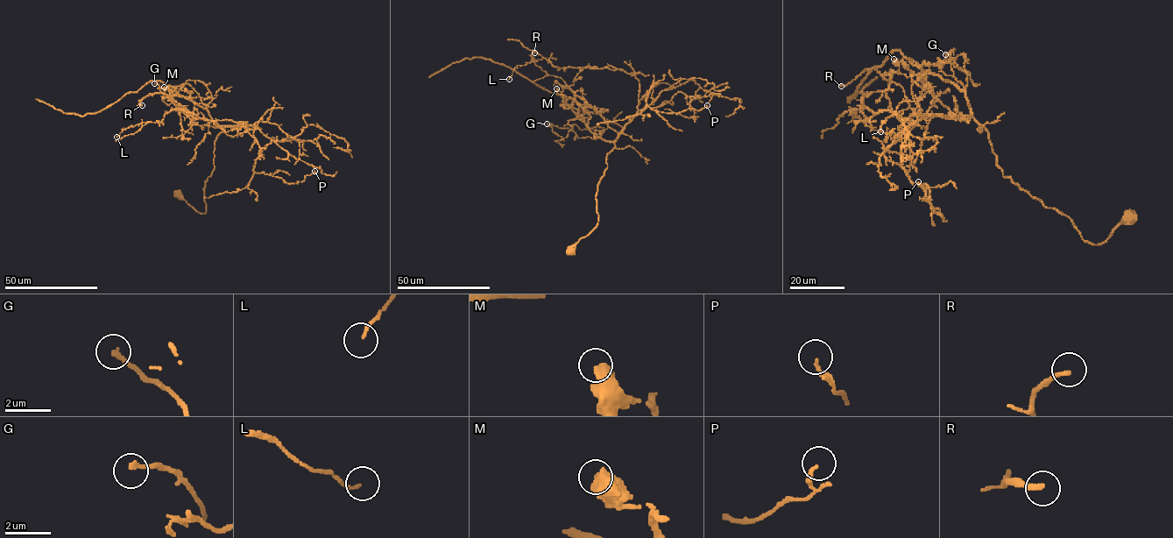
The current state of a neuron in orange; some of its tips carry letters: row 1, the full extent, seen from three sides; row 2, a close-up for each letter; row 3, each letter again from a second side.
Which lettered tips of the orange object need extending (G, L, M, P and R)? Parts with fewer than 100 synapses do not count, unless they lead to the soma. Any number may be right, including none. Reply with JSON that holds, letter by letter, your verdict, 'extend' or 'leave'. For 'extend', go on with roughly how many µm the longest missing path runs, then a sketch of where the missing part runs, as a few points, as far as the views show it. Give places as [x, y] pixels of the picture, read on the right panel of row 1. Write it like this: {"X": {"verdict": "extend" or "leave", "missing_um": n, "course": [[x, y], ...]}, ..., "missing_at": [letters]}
{"G": {"verdict": "leave"}, "L": {"verdict": "leave"}, "M": {"verdict": "leave"}, "P": {"verdict": "leave"}, "R": {"verdict": "leave"}, "missing_at": []}

